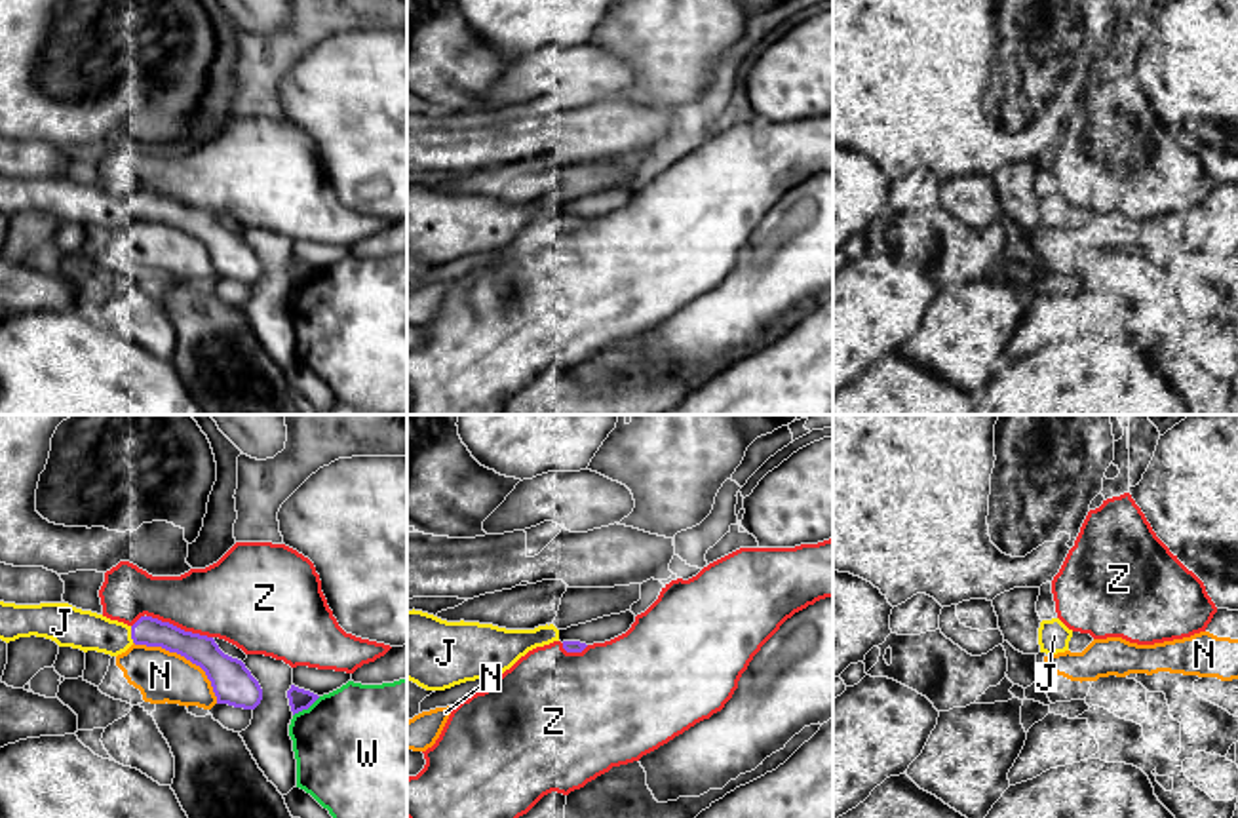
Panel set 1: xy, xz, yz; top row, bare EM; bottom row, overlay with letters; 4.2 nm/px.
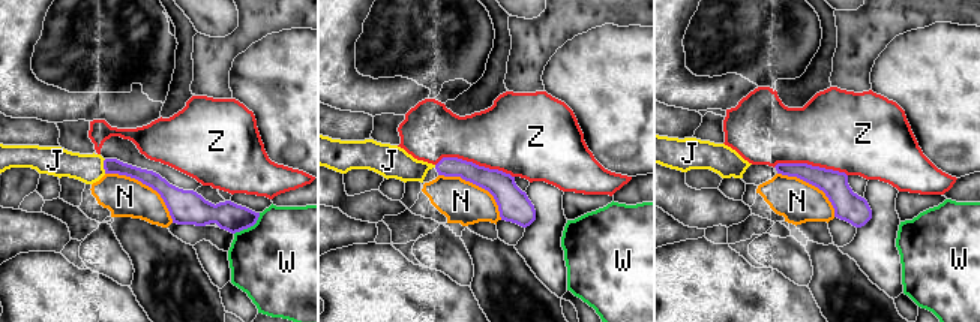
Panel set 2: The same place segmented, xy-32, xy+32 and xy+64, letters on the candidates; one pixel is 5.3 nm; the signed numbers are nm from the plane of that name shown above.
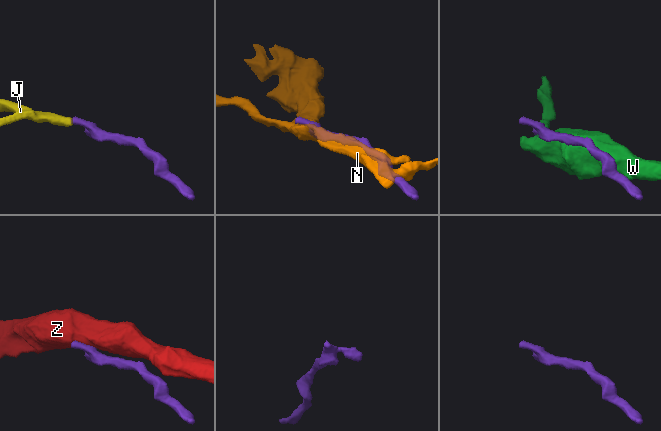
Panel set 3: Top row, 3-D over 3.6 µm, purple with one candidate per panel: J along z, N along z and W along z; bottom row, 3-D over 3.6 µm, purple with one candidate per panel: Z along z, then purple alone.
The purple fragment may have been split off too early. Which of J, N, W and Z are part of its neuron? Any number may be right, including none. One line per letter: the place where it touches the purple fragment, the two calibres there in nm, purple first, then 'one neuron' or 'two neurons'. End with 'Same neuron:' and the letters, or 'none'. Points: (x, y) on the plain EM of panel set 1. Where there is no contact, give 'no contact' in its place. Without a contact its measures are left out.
J: xy (132, 208) | 120/170 nm | one neuron
N: xy (185, 231) | 180/220 nm | two neurons
W: xy (307, 282) | 90/500 nm | two neurons
Z: xy (179, 202) | 140/340 nm | two neurons
Same neuron: J

